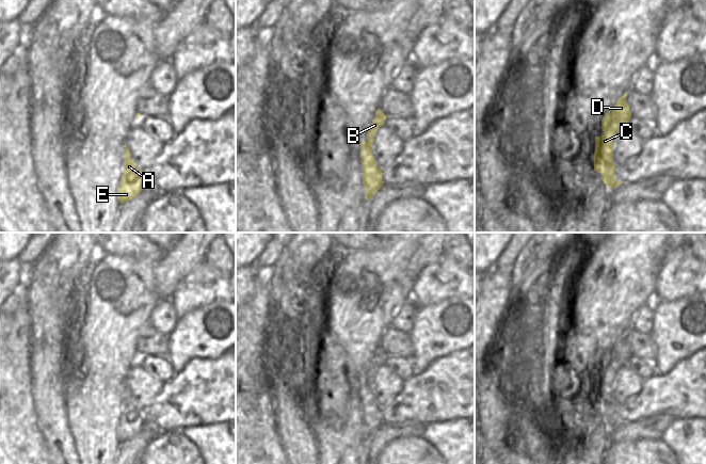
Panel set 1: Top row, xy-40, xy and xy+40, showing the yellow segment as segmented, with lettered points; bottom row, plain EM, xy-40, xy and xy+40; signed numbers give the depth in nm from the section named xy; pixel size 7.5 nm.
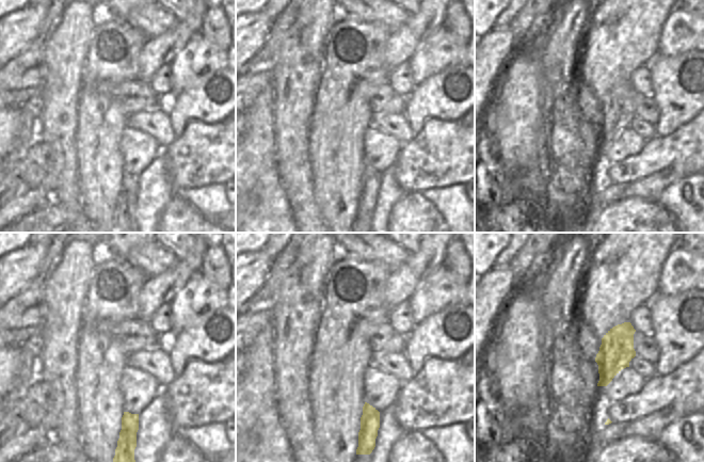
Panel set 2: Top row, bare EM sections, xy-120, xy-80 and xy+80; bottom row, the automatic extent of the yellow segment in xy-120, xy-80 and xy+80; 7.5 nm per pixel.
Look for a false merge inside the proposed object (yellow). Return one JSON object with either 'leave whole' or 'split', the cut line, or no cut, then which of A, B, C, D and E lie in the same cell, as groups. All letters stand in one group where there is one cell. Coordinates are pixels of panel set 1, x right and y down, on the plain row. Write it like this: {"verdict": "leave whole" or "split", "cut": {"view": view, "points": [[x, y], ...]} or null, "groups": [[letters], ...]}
{"verdict": "leave whole", "cut": null, "groups": [["A", "B", "C", "D", "E"]]}

